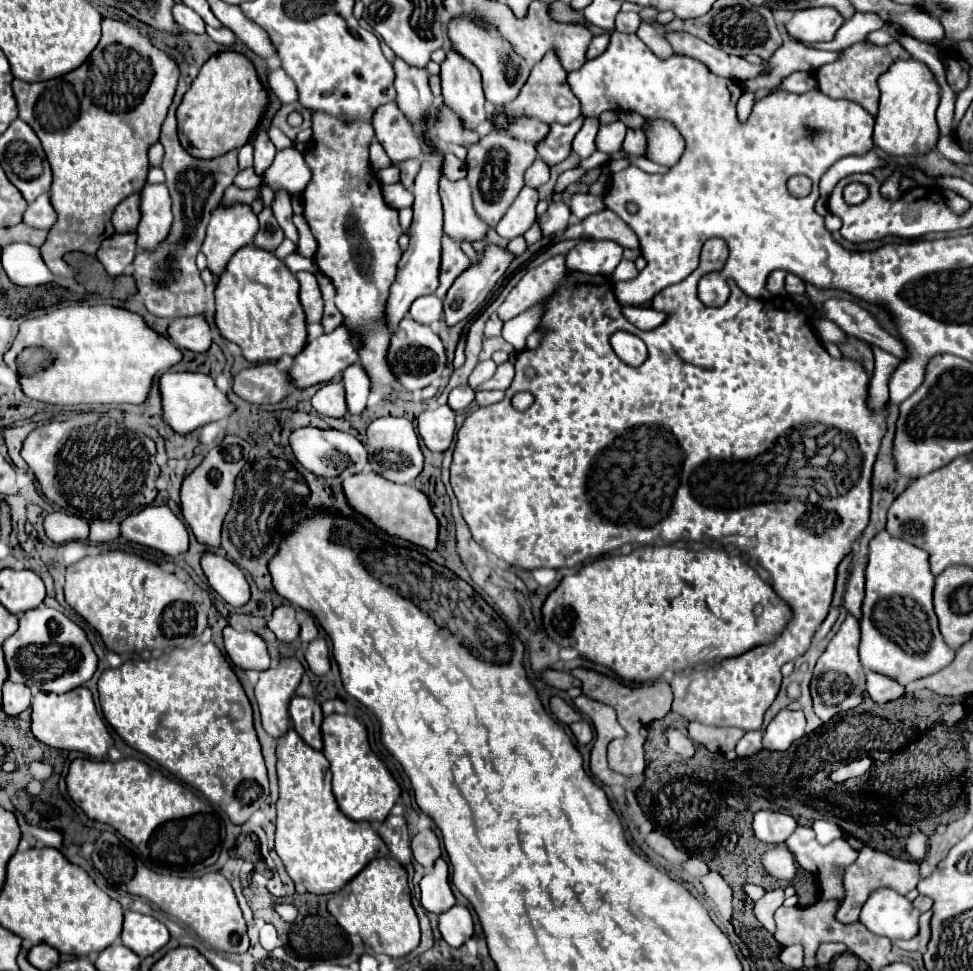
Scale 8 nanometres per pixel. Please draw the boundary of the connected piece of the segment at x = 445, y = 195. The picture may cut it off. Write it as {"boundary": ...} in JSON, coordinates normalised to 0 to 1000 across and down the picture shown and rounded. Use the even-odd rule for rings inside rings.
{"boundary":[[[451,182],[451,201],[455,207],[455,217],[457,217],[457,240],[474,252],[476,248],[488,250],[496,248],[501,238],[505,236],[490,223],[486,215],[486,205],[484,205],[484,195],[480,184],[474,186],[461,186],[459,182]]]}

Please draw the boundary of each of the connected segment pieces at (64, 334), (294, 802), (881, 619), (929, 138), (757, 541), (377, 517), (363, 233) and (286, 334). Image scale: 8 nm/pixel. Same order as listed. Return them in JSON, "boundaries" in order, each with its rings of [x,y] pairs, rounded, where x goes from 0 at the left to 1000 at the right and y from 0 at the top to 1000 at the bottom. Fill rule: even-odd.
{"boundaries":[[[[81,310],[26,329],[3,372],[17,380],[22,403],[36,413],[143,417],[151,411],[157,388],[184,374],[186,361],[153,339],[141,322]]],[[[297,751],[285,761],[285,800],[287,825],[283,876],[297,903],[303,909],[311,909],[318,920],[334,922],[348,918],[379,887],[400,878],[381,848],[363,846],[348,835],[340,817],[338,784],[330,773],[313,767],[303,751]]],[[[908,545],[895,555],[891,576],[883,666],[887,687],[910,697],[918,697],[918,701],[926,701],[926,705],[973,687],[979,681],[982,670],[971,664],[959,629],[961,594],[955,586],[953,570],[936,559],[916,553]]],[[[922,61],[903,79],[903,92],[905,104],[899,120],[899,149],[916,160],[940,160],[959,153],[965,143],[961,112],[967,100],[967,88],[963,85],[961,75],[949,63]]],[[[729,246],[723,252],[720,258],[720,271],[718,275],[700,291],[694,291],[692,296],[683,296],[679,302],[675,302],[669,310],[671,318],[688,322],[688,329],[677,335],[671,341],[657,341],[651,337],[638,322],[636,310],[632,308],[630,300],[626,296],[628,289],[626,285],[618,283],[599,283],[593,279],[585,279],[581,275],[581,265],[568,265],[560,269],[558,273],[544,277],[540,285],[531,291],[531,296],[523,302],[523,306],[517,310],[513,316],[513,329],[523,331],[525,326],[531,326],[538,322],[542,316],[562,308],[562,320],[554,333],[554,337],[560,335],[564,343],[560,343],[558,353],[548,359],[548,361],[535,361],[529,372],[529,392],[525,399],[519,403],[519,411],[503,417],[503,419],[492,419],[486,423],[476,440],[470,446],[470,458],[466,467],[466,477],[464,477],[464,502],[468,506],[468,512],[474,522],[474,530],[480,537],[486,555],[513,576],[521,578],[523,582],[535,582],[540,586],[552,586],[552,584],[566,584],[566,586],[577,586],[577,584],[591,584],[599,580],[603,574],[618,574],[630,565],[636,565],[642,559],[659,559],[659,561],[673,561],[675,557],[688,555],[690,559],[694,557],[720,557],[720,551],[727,551],[729,555],[743,559],[743,561],[755,561],[762,567],[768,567],[772,576],[780,576],[782,582],[792,590],[794,596],[794,607],[799,609],[801,615],[805,615],[811,625],[815,627],[815,637],[807,646],[807,650],[794,660],[792,664],[776,666],[768,670],[766,675],[735,681],[729,687],[714,689],[710,695],[694,695],[690,699],[690,710],[692,710],[692,726],[690,730],[698,736],[702,736],[708,743],[718,743],[725,747],[739,747],[739,749],[762,749],[766,753],[776,753],[782,751],[784,745],[784,734],[790,730],[790,726],[797,722],[801,708],[803,708],[803,687],[809,681],[819,679],[825,675],[834,658],[840,650],[840,646],[848,640],[852,631],[852,623],[856,617],[858,609],[858,596],[860,596],[860,584],[862,580],[875,570],[875,559],[883,555],[887,549],[889,541],[893,539],[893,520],[895,520],[895,487],[897,479],[903,467],[905,450],[910,448],[912,442],[912,421],[908,423],[897,423],[891,417],[893,409],[893,386],[889,378],[883,372],[864,368],[858,370],[854,368],[844,351],[840,349],[831,329],[821,322],[815,316],[815,310],[809,304],[792,306],[792,308],[774,308],[768,306],[753,287],[747,287],[747,294],[751,298],[751,306],[743,316],[727,316],[720,312],[716,306],[716,291],[720,285],[727,283],[727,271],[745,271],[747,267],[747,252],[741,246]],[[632,341],[646,341],[659,347],[665,353],[667,359],[667,370],[659,378],[649,378],[640,374],[632,361],[628,359],[626,347]],[[540,378],[548,378],[550,386],[544,390],[540,388]],[[533,403],[544,403],[548,405],[548,417],[540,423],[529,423],[525,417],[525,409]]],[[[379,485],[379,487],[367,487],[353,493],[353,504],[357,510],[357,516],[363,524],[373,528],[377,535],[381,535],[387,543],[392,543],[396,549],[416,555],[424,561],[433,561],[437,565],[449,563],[449,549],[451,549],[451,537],[443,526],[441,512],[424,502],[424,499],[410,499],[404,495],[396,495],[396,491]]],[[[322,116],[322,143],[324,156],[313,160],[322,184],[311,197],[311,221],[328,250],[322,267],[344,296],[344,314],[353,324],[355,339],[369,351],[369,374],[379,386],[381,401],[392,403],[394,411],[402,413],[408,388],[398,372],[402,341],[396,333],[396,314],[414,261],[408,250],[414,236],[408,217],[396,211],[392,188],[379,174],[383,131],[369,125],[359,129],[346,120]]],[[[254,252],[246,256],[221,296],[221,333],[227,345],[244,353],[256,374],[287,372],[291,366],[303,368],[316,353],[313,322],[307,312],[307,291],[303,283],[281,261]]]]}

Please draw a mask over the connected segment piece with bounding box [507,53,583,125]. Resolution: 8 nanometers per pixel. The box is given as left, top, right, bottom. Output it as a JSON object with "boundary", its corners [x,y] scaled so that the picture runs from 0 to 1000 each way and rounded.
{"boundary":[[[562,55],[558,59],[558,63],[552,63],[552,67],[548,67],[542,85],[538,88],[531,102],[523,106],[521,114],[527,116],[527,118],[550,120],[550,123],[554,123],[554,125],[558,125],[562,129],[566,129],[566,127],[583,129],[583,127],[587,127],[587,125],[591,125],[593,120],[599,118],[597,116],[597,106],[593,104],[593,100],[585,92],[583,73],[577,67],[577,63],[572,63],[572,55]]]}

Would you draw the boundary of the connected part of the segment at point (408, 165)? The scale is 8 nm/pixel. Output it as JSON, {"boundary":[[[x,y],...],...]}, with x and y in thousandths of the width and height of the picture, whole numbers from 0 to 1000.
{"boundary":[[[420,164],[420,166],[412,166],[412,168],[410,168],[412,188],[414,188],[418,195],[424,193],[424,184],[427,184],[431,172],[433,172],[433,164]]]}

